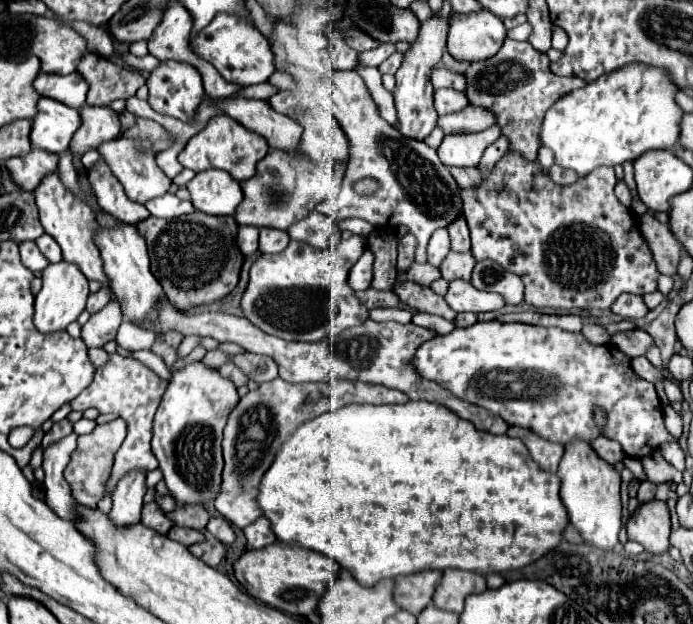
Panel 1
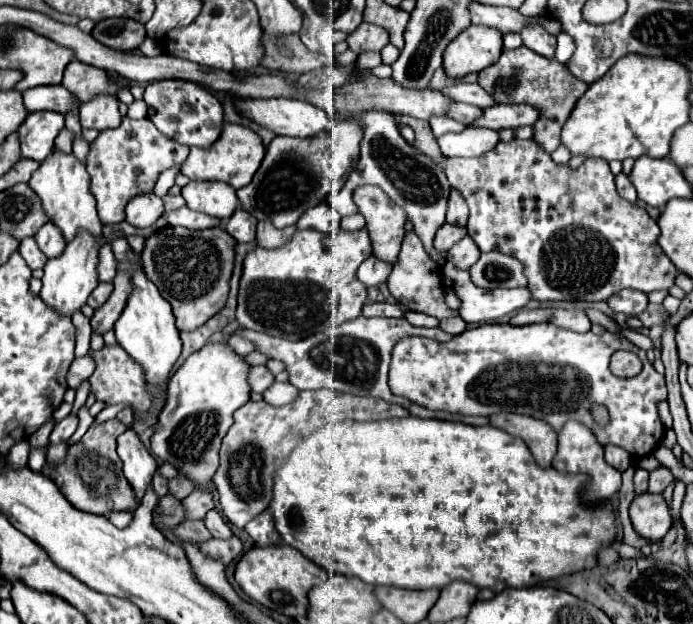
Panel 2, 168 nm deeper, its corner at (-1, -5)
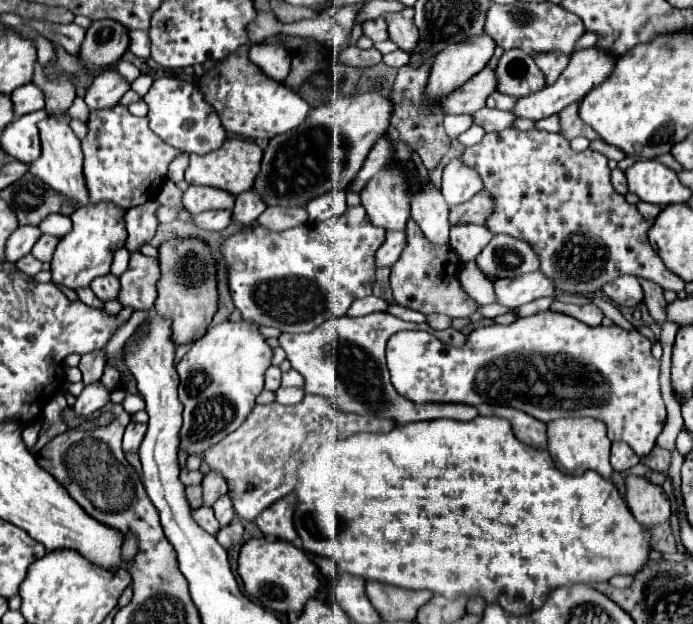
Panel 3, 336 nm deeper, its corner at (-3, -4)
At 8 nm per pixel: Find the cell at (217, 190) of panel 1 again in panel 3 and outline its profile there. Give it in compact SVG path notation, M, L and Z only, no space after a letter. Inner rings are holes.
M189 185L189 189L183 193L183 205L189 213L203 213L209 209L231 209L235 205L235 195L215 187Z

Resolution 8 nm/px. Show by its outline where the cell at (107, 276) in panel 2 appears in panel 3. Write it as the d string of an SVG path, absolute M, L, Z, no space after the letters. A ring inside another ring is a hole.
M125 247L117 249L117 251L115 251L115 255L113 255L113 263L111 263L111 273L119 277L119 275L121 275L123 271L125 271L127 263L129 263L129 251L125 251Z

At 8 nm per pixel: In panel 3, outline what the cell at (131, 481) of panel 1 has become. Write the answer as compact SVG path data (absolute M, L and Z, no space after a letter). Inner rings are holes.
M129 423L123 435L123 453L137 453L147 431L145 423Z

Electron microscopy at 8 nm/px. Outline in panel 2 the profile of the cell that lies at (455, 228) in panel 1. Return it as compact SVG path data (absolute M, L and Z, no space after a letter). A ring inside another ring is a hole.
M451 188L451 196L449 196L449 204L447 204L447 222L465 226L467 216L469 216L467 202L463 200L461 192L455 192L455 188Z

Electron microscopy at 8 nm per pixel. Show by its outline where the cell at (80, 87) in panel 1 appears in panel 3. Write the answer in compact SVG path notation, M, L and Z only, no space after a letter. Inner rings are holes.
M27 83L25 87L17 87L17 91L13 91L11 101L13 101L15 115L21 117L21 115L43 109L45 107L45 93L35 83Z

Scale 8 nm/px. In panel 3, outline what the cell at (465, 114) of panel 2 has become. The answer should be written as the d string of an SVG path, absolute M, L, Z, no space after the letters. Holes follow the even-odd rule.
M483 107L475 113L471 113L471 117L473 117L473 123L481 125L487 133L503 131L503 129L511 127L511 123L515 121L513 115L509 115L509 111L499 111L499 109L489 109L489 107Z

